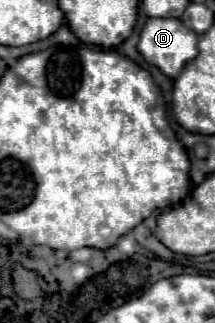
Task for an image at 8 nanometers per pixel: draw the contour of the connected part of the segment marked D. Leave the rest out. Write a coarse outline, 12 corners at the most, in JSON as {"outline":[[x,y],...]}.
{"outline":[[148,18],[138,50],[168,78],[196,58],[198,34]]}

